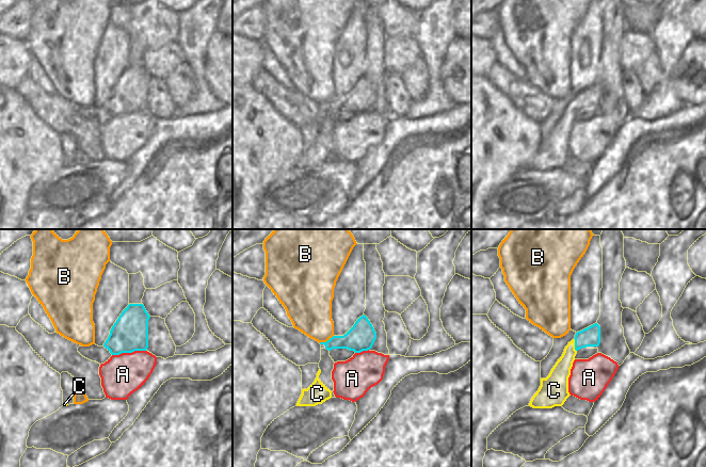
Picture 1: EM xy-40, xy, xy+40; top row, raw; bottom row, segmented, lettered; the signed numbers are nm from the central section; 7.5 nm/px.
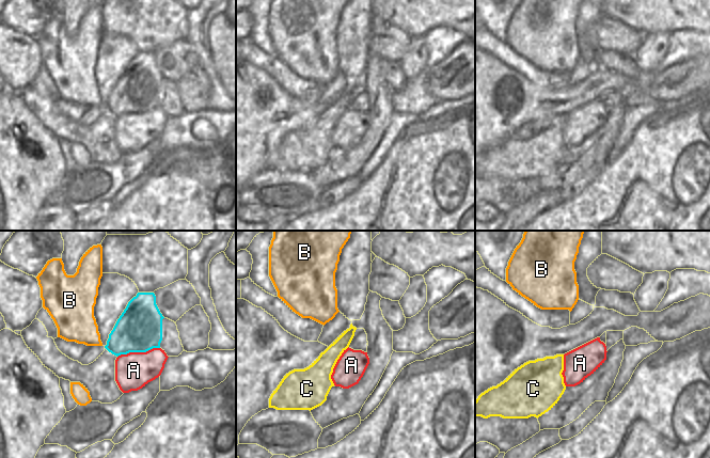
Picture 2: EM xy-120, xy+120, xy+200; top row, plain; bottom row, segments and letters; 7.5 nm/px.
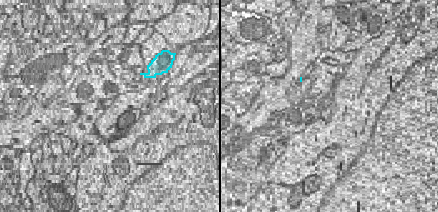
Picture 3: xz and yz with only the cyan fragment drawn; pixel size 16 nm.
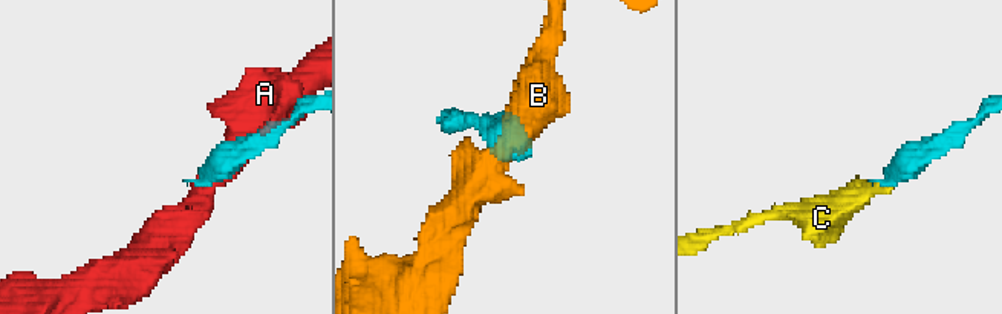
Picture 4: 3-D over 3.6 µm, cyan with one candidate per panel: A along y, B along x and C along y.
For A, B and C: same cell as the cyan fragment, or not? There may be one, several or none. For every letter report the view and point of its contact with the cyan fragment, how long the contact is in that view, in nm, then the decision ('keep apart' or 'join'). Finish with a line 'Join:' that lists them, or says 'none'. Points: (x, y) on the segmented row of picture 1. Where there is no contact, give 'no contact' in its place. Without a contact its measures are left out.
A: xy-40 (128, 352) | 260 nm | keep apart
B: xy (326, 341) | 130 nm | keep apart
C: xy+40 (575, 344) | 110 nm | join
Join: C

